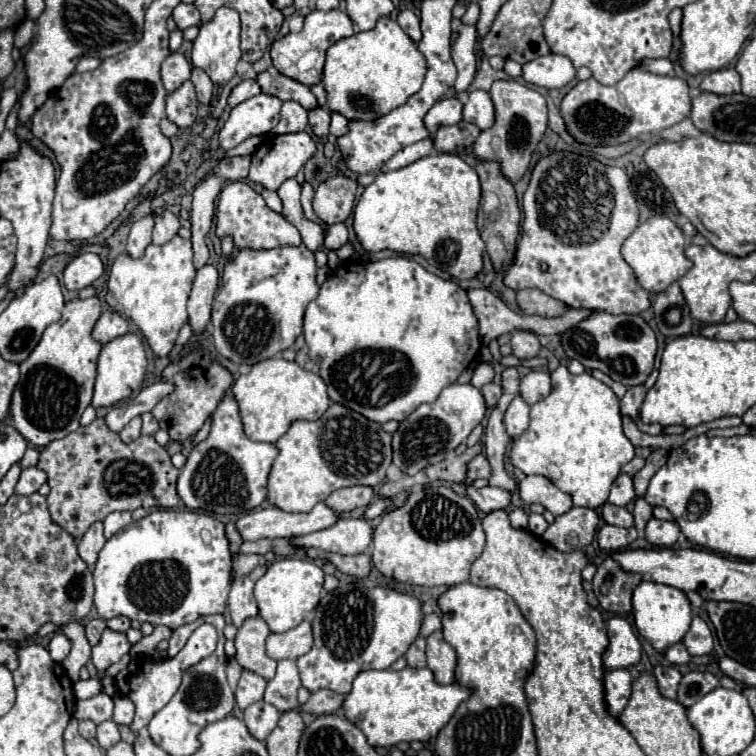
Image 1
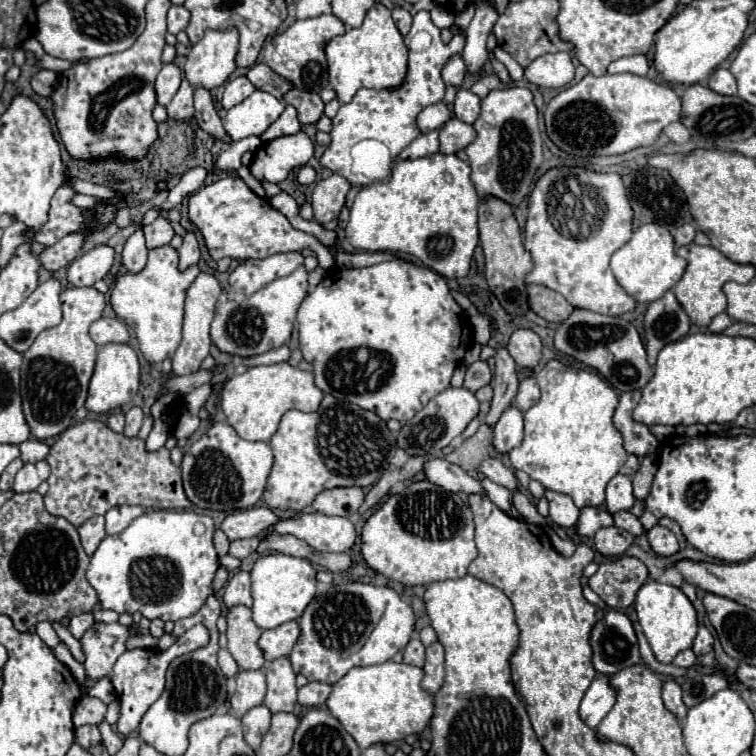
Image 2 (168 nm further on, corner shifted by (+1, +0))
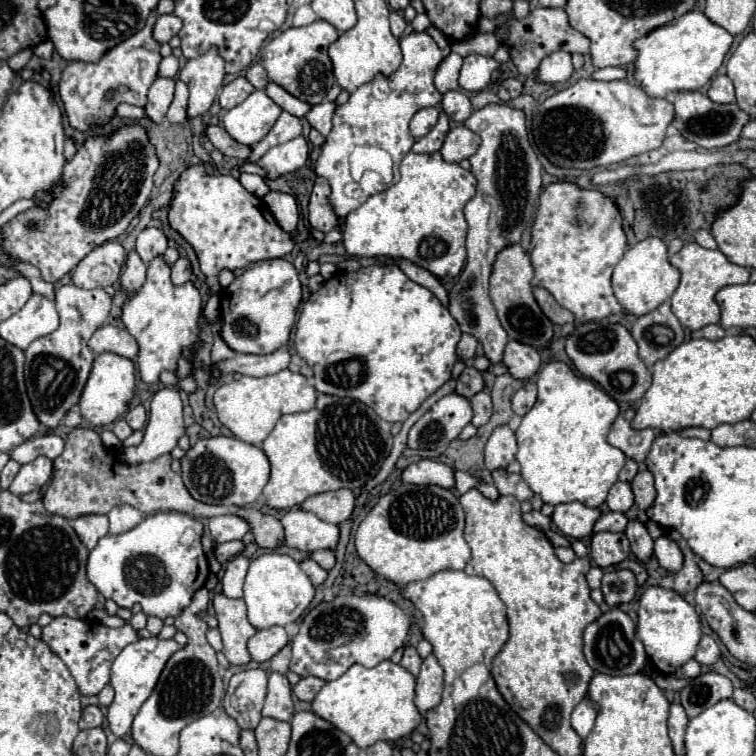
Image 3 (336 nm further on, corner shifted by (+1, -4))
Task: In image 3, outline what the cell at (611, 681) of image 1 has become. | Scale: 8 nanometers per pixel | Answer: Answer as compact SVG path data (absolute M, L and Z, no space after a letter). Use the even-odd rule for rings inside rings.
M587 698L581 700L577 704L577 708L573 710L571 714L571 726L573 730L581 736L581 738L587 738L587 734L591 732L593 724L595 724L595 718L597 718L597 706L591 704Z

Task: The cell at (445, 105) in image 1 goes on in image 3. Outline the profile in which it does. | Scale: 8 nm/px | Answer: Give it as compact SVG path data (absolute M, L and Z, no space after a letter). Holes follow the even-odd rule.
M423 108L423 110L419 110L419 112L411 118L411 124L409 124L411 134L413 134L415 138L425 136L425 134L437 124L437 116L439 116L439 108Z

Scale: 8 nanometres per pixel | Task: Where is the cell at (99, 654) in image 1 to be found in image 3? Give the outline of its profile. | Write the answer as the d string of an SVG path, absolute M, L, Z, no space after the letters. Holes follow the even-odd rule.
M59 616L59 618L53 618L49 626L43 628L41 640L65 662L65 666L69 668L69 672L73 674L77 682L79 692L83 696L93 696L93 694L99 694L109 684L111 662L119 656L119 652L127 644L139 640L139 636L129 624L121 628L109 628L93 620L77 620L69 616Z

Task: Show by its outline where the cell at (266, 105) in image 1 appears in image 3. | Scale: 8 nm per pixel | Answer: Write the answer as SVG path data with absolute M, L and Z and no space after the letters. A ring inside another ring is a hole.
M255 90L245 102L225 112L223 126L233 140L253 146L265 138L281 112L263 90Z

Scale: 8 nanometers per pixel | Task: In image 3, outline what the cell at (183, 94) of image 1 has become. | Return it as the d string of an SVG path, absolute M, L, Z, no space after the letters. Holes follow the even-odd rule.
M177 80L175 84L175 98L169 106L169 112L167 112L167 120L169 122L187 122L187 84Z

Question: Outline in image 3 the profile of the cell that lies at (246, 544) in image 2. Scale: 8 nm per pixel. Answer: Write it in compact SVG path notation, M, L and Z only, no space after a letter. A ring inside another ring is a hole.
M231 540L231 542L223 542L215 546L215 558L219 560L219 564L225 564L227 560L231 560L233 556L241 554L243 550L243 542L241 540Z

